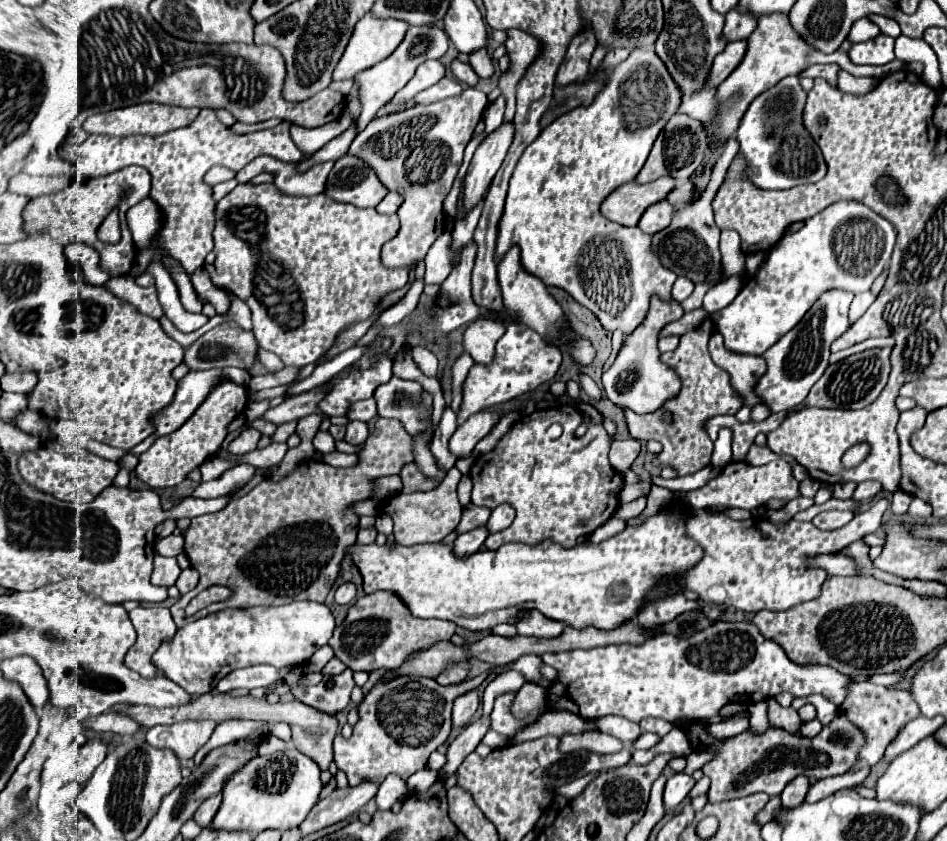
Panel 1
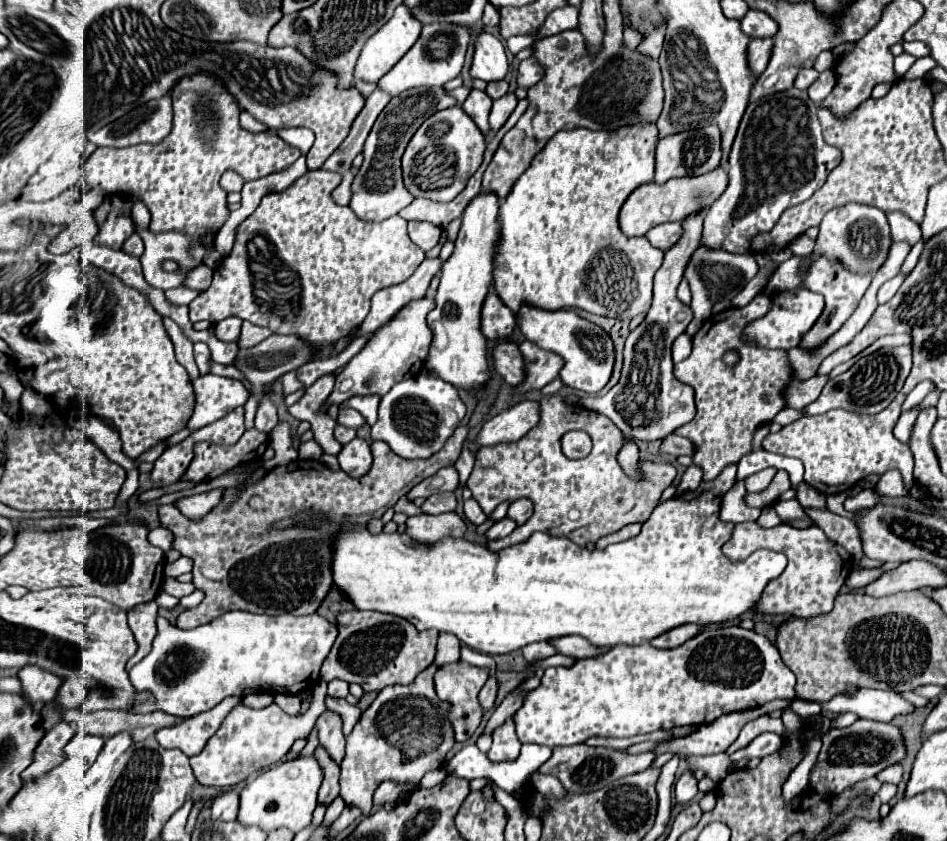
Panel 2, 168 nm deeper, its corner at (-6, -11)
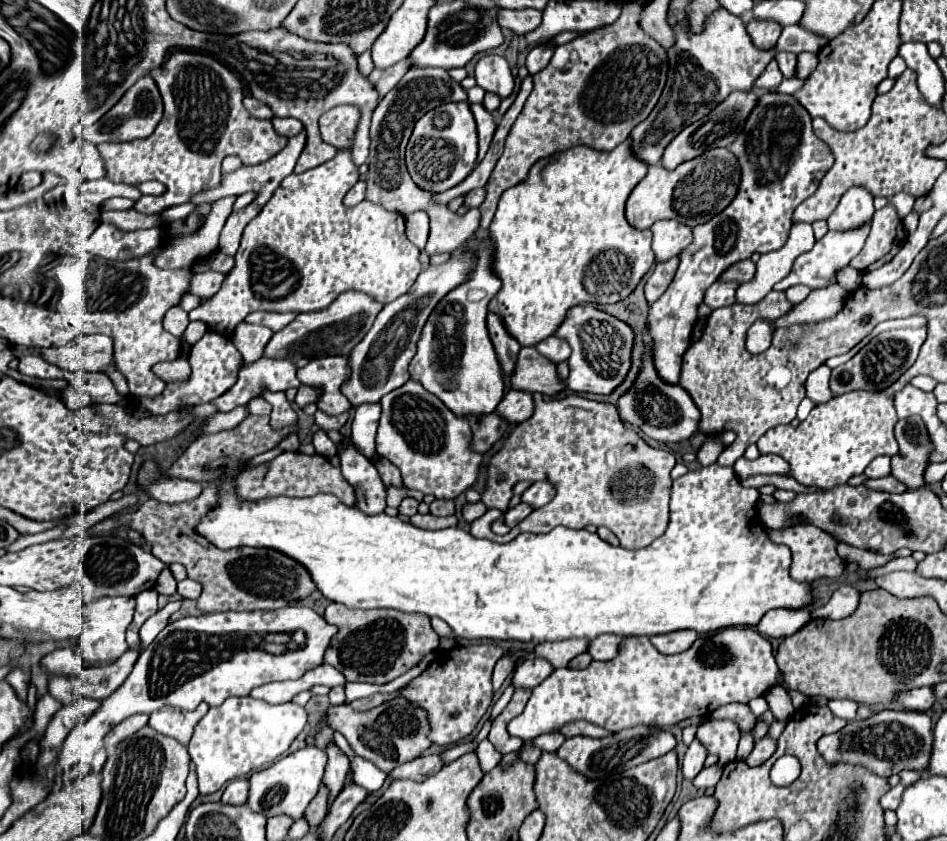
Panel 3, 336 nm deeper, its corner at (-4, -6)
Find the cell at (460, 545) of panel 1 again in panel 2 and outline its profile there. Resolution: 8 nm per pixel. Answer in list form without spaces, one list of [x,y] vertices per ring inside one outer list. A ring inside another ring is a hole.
[[[501,519],[501,521],[497,521],[497,523],[493,523],[493,527],[485,533],[485,539],[487,541],[493,541],[493,539],[503,539],[505,535],[509,535],[513,529],[515,529],[517,525],[511,521],[511,519]]]

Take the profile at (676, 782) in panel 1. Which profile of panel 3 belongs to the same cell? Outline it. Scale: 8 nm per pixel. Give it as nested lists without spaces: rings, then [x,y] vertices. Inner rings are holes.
[[[695,738],[691,742],[685,758],[683,758],[683,768],[681,768],[683,770],[683,778],[685,780],[693,780],[699,774],[699,770],[703,768],[705,758],[707,758],[707,748],[701,746],[701,742]]]

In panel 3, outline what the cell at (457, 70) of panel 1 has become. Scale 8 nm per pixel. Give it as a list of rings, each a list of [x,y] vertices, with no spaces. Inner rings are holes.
[[[471,104],[471,112],[477,120],[477,134],[479,134],[479,156],[477,156],[477,162],[483,160],[489,144],[491,144],[491,138],[493,138],[493,132],[497,128],[495,124],[495,118],[493,114],[489,114],[483,104]]]

